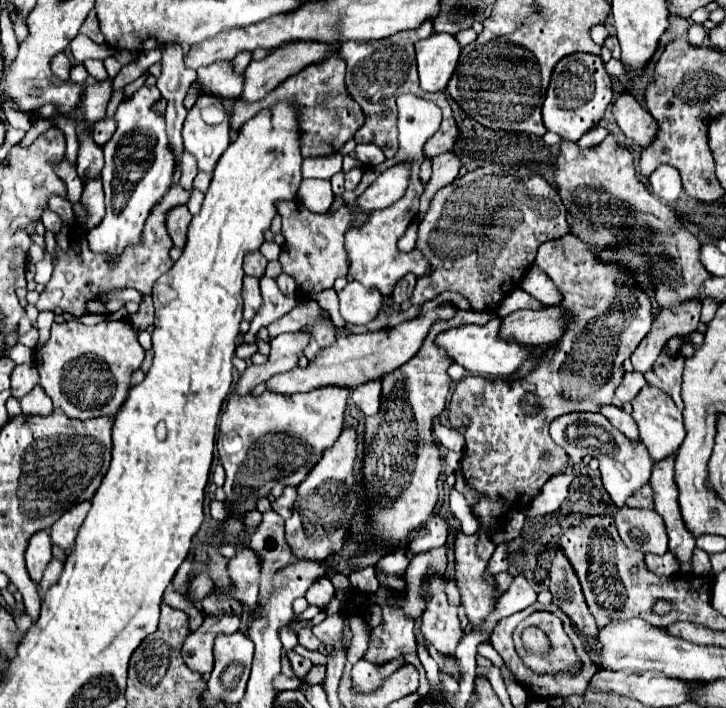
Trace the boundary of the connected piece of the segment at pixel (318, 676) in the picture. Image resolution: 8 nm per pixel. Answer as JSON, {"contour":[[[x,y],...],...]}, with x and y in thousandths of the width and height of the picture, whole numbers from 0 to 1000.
{"contour":[[[438,938],[438,941],[433,941],[427,949],[424,949],[424,955],[419,955],[416,960],[424,960],[421,966],[416,966],[413,969],[413,975],[419,975],[419,972],[424,972],[424,969],[430,969],[430,966],[438,966],[438,963],[444,963],[444,958],[449,955],[449,941],[446,938]]]}

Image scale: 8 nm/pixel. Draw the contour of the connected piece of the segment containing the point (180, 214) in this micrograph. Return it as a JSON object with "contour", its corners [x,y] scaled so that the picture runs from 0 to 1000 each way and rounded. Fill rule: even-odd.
{"contour":[[[242,291],[240,297],[234,297],[234,302],[229,302],[229,325],[242,350],[253,350],[262,311],[264,302],[259,299],[256,291]]]}

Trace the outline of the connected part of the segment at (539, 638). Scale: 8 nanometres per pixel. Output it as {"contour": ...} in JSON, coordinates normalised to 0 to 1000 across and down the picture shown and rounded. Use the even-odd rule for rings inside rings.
{"contour":[[[736,884],[727,886],[719,895],[719,904],[725,918],[741,922],[758,919],[758,905],[747,890]]]}

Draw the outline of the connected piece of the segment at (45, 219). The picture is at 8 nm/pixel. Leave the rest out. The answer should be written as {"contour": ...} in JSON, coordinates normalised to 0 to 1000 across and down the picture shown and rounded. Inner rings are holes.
{"contour":[[[63,297],[63,299],[58,302],[58,316],[66,319],[72,328],[80,328],[80,325],[85,322],[85,311],[83,311],[83,305],[74,302],[72,297]]]}

